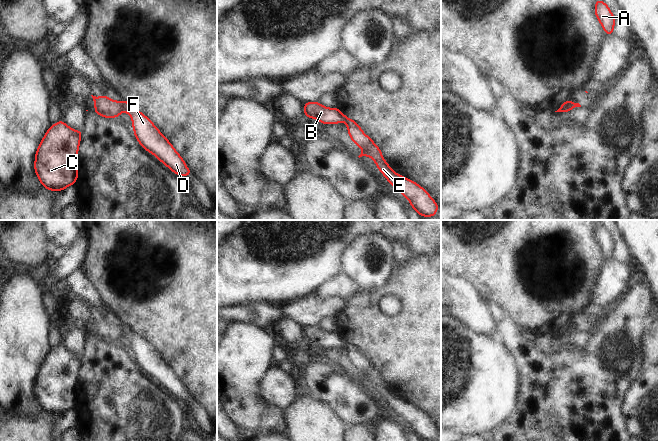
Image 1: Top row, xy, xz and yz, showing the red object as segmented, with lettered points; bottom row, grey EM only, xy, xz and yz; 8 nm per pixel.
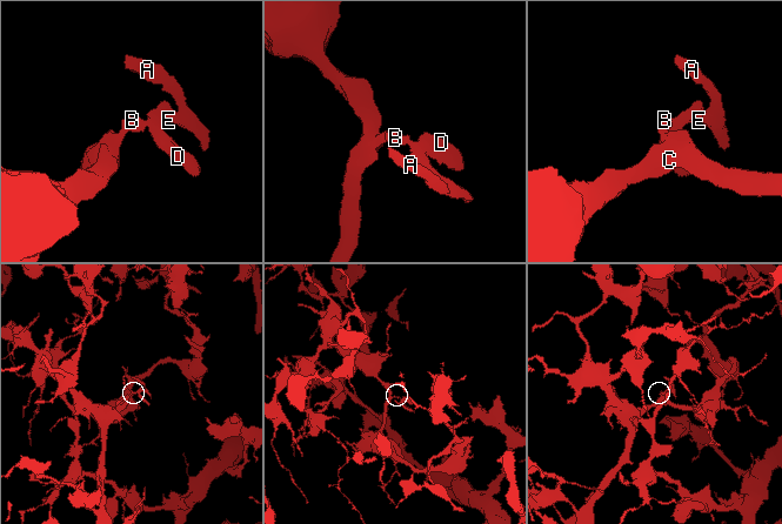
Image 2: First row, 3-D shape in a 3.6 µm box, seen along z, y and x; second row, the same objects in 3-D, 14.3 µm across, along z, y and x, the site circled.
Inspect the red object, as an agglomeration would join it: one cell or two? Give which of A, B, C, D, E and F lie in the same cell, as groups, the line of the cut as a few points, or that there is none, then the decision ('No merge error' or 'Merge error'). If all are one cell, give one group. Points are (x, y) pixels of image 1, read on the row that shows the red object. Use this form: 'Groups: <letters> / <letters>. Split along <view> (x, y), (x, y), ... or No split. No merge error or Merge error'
Groups: A D E F / B C. Split along xy (122, 101), (123, 110). Merge error

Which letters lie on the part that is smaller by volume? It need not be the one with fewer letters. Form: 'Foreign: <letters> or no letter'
Foreign: A, D, E, F

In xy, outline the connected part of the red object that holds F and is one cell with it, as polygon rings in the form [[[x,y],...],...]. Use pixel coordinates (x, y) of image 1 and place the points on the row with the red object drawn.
[[[123,101],[123,107],[123,111],[132,118],[135,138],[142,148],[155,155],[159,161],[176,175],[182,175],[186,178],[187,175],[192,174],[183,158],[148,117],[133,108],[129,101]]]

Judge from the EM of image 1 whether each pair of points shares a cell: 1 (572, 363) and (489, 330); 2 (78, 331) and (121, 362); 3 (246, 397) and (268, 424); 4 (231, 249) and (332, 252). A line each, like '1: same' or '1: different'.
1: different
2: different
3: same
4: same

